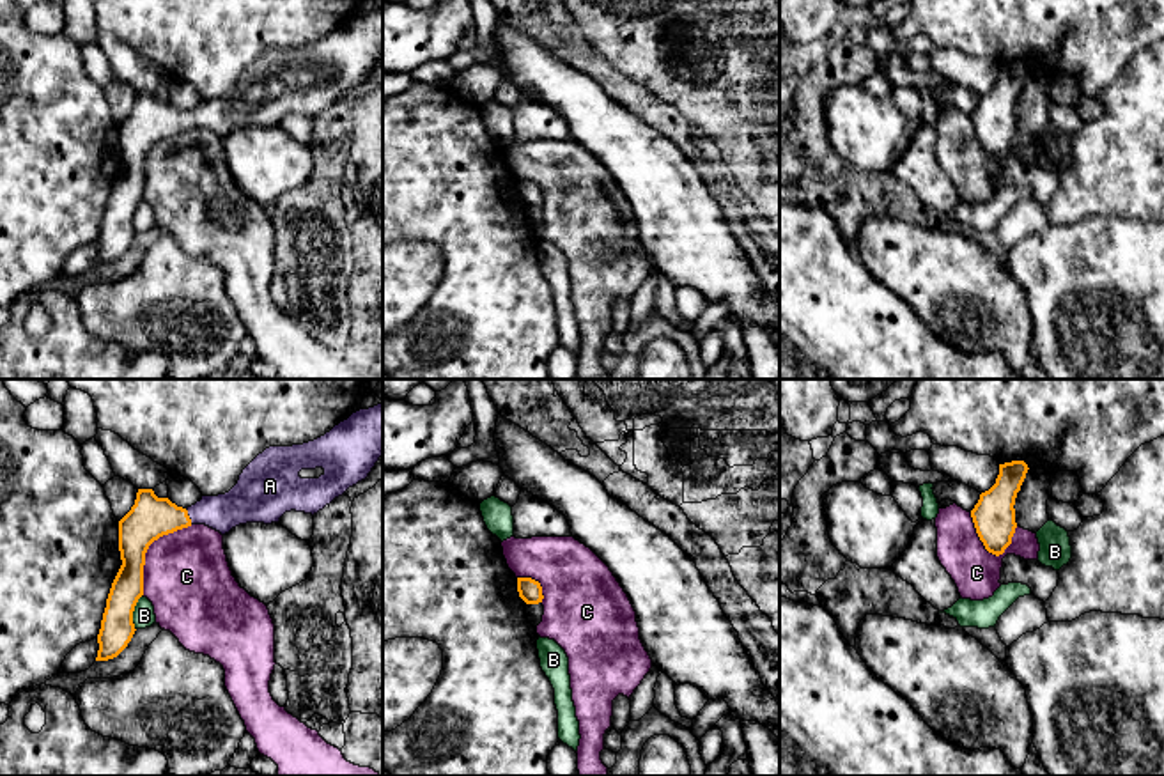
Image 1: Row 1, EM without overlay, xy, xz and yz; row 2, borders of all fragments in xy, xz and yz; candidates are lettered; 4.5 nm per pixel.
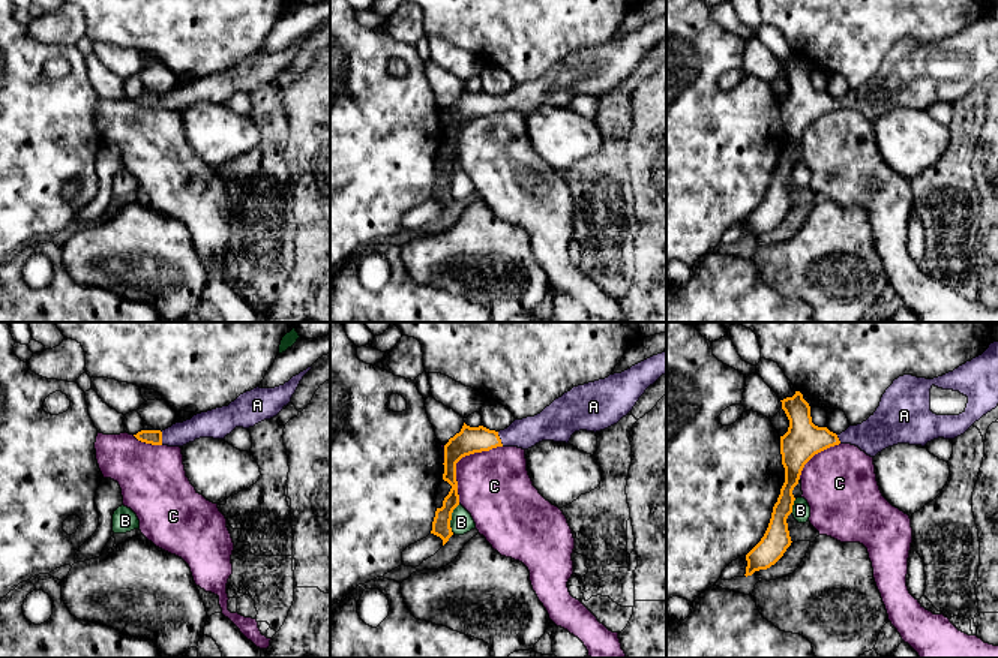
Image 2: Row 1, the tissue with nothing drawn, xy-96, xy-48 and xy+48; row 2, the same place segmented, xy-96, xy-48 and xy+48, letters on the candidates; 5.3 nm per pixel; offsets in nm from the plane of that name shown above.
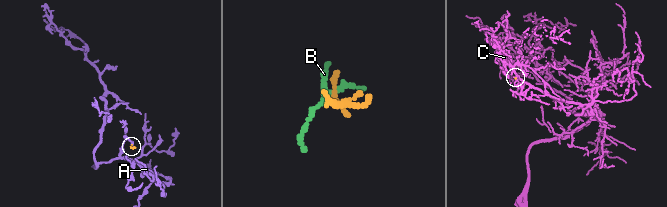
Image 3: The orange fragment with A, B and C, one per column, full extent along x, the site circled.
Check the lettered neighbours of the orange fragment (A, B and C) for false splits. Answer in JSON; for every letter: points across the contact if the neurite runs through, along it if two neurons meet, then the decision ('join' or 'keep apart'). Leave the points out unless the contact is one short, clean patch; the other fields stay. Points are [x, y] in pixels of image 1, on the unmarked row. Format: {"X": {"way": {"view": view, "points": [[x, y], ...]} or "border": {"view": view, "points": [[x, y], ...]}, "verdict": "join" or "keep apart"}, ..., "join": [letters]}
{"A": {"way": {"view": "xy", "points": [[151, 121], [188, 119], [224, 116], [241, 107]]}, "verdict": "join"}, "B": {"border": {"view": "xy", "points": [[142, 197], [133, 215], [135, 232]]}, "verdict": "keep apart"}, "C": {"verdict": "keep apart"}, "join": ["A"]}

